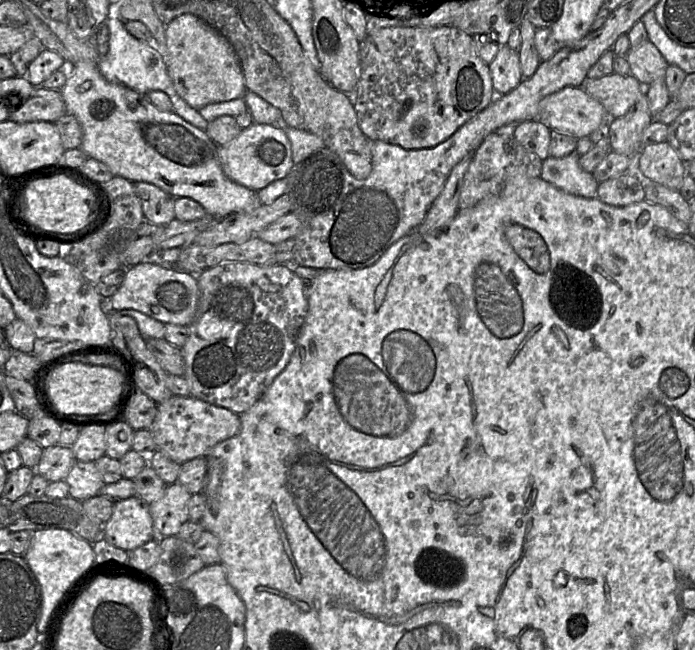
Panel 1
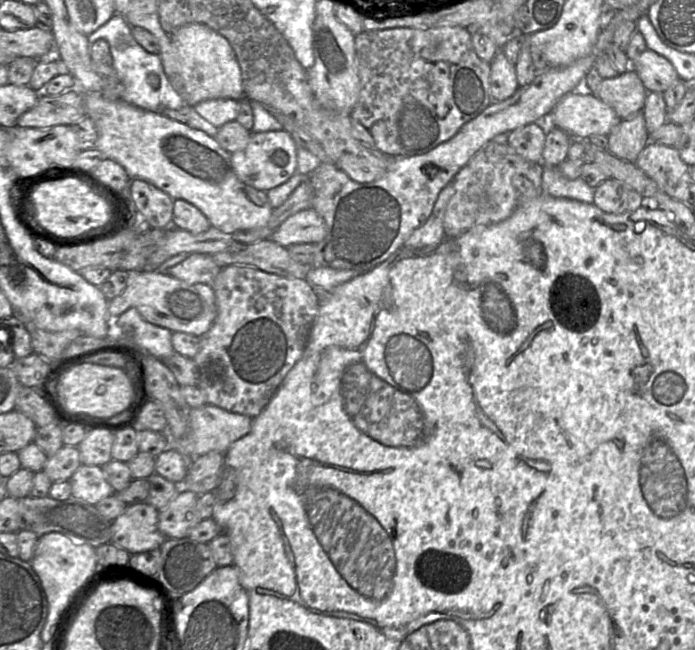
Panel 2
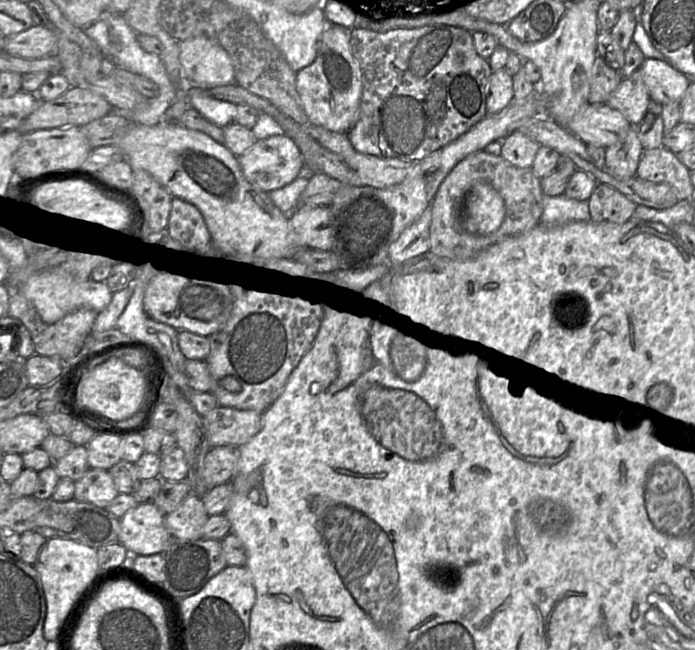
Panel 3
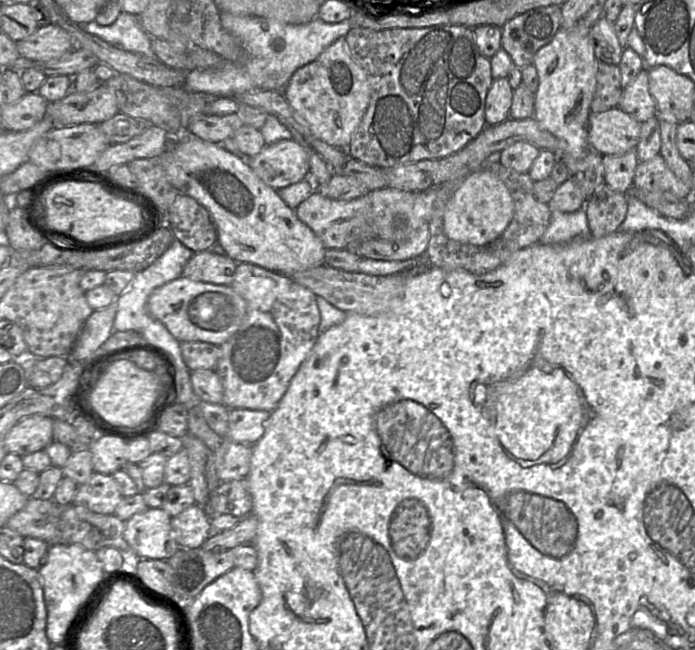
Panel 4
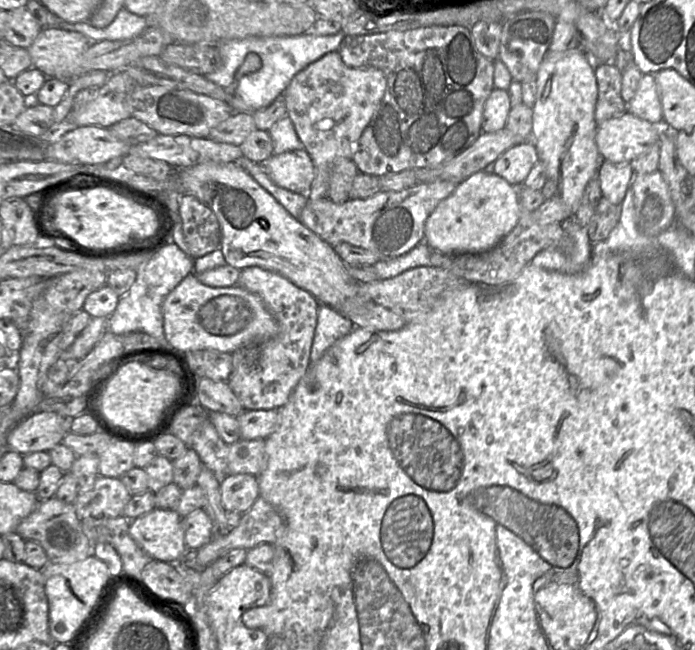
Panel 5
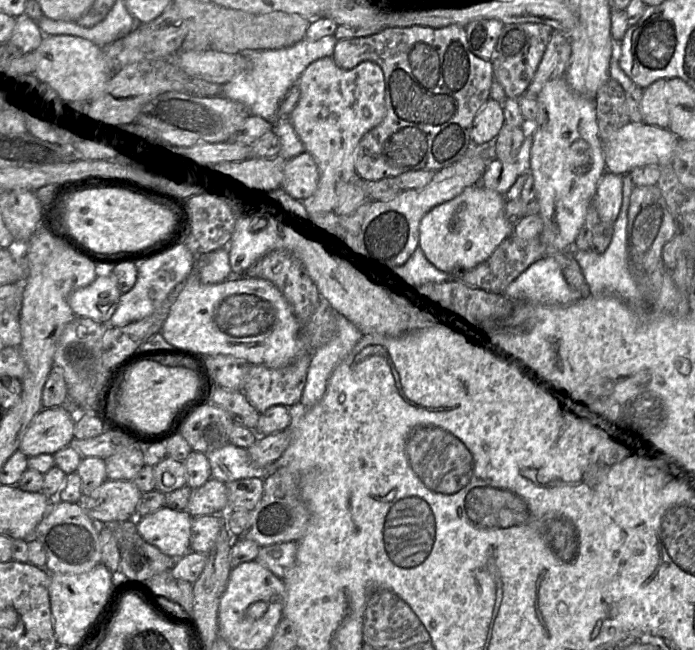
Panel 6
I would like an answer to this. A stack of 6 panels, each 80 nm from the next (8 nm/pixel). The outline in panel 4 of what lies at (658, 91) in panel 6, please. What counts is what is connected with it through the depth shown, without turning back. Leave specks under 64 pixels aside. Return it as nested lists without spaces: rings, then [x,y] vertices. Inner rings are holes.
[[[642,69],[623,89],[618,107],[640,123],[657,115],[657,107],[649,91],[648,69]]]

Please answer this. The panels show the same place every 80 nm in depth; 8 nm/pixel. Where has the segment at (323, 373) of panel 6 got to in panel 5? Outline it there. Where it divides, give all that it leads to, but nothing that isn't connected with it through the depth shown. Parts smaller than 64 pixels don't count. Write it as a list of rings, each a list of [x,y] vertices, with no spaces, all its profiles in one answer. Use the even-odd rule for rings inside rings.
[[[319,304],[309,364],[316,363],[328,348],[354,328],[354,324],[348,318],[325,304]]]

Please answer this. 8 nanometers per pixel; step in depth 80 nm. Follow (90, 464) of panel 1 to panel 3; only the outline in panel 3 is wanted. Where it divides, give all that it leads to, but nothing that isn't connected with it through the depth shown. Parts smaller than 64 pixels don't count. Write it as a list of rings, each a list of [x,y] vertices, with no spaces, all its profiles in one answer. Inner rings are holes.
[[[89,468],[78,480],[74,481],[73,499],[89,502],[97,507],[106,508],[119,494],[108,470]]]

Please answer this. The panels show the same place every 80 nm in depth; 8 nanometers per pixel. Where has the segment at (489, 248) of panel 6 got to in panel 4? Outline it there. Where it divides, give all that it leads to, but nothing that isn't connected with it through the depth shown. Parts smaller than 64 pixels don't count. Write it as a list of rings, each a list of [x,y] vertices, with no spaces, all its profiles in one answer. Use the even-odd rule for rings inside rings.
[[[479,169],[458,182],[446,203],[445,234],[452,240],[482,246],[492,242],[508,227],[514,213],[513,198],[503,181],[487,169]]]

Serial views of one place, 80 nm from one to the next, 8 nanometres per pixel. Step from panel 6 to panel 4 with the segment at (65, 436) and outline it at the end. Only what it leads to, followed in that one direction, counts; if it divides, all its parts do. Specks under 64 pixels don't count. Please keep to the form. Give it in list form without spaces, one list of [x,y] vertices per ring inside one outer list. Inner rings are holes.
[[[30,415],[21,419],[5,437],[6,451],[23,457],[45,450],[54,441],[53,422],[53,418],[42,415]]]

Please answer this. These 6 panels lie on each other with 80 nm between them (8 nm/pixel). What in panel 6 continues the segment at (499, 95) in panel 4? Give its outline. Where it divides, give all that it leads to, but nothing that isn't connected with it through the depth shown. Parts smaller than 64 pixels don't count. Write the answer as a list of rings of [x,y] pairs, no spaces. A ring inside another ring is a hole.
[[[490,98],[474,118],[471,128],[472,144],[493,141],[504,124],[503,105]]]

